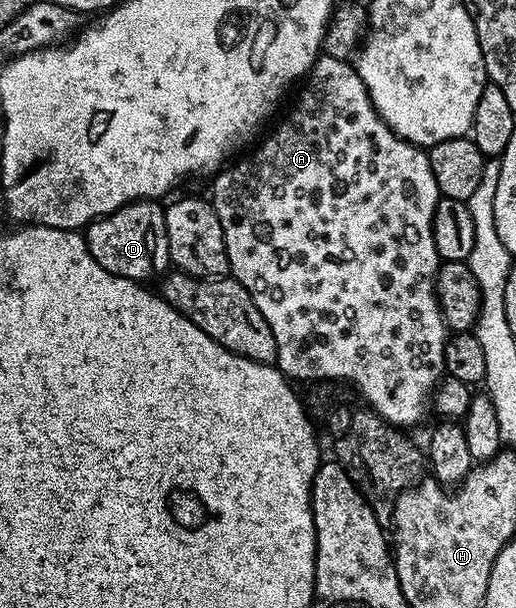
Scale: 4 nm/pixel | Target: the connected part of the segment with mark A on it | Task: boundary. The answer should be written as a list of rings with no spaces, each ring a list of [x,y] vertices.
[[[322,55],[322,56],[319,56],[319,58],[318,58],[318,60],[317,60],[317,61],[315,61],[315,62],[314,62],[314,66],[312,66],[312,68],[311,68],[311,69],[310,69],[310,72],[309,72],[309,73],[307,73],[307,74],[306,74],[306,76],[305,76],[305,78],[304,78],[304,80],[303,80],[303,81],[302,81],[302,82],[301,82],[301,85],[300,85],[300,88],[302,88],[302,94],[300,94],[300,95],[299,95],[299,97],[298,97],[298,102],[296,102],[296,103],[295,103],[295,105],[294,105],[294,110],[292,110],[292,111],[291,111],[291,113],[290,113],[290,114],[288,114],[288,115],[287,115],[287,117],[286,117],[286,118],[284,118],[284,119],[283,119],[283,121],[282,121],[282,122],[280,122],[280,123],[279,123],[279,125],[278,125],[278,126],[276,126],[276,127],[275,127],[275,129],[274,129],[274,134],[272,134],[272,135],[271,135],[271,137],[270,137],[270,138],[268,138],[268,139],[267,139],[267,141],[266,141],[266,142],[264,142],[264,143],[263,143],[263,145],[262,145],[262,146],[260,146],[260,147],[259,147],[259,149],[258,149],[258,150],[256,150],[256,151],[255,151],[255,153],[254,153],[254,154],[252,154],[252,155],[251,155],[251,157],[246,157],[246,158],[244,158],[244,159],[243,159],[243,161],[238,161],[238,162],[236,162],[236,163],[235,163],[235,165],[233,165],[233,163],[230,163],[230,164],[227,164],[227,165],[226,165],[226,166],[225,166],[225,168],[223,168],[223,169],[222,169],[222,170],[221,170],[221,172],[219,172],[219,173],[218,173],[218,174],[217,174],[217,176],[215,176],[215,177],[214,177],[214,178],[213,178],[213,181],[214,181],[214,180],[215,180],[215,181],[214,181],[214,197],[213,197],[213,196],[212,196],[212,204],[213,204],[213,206],[214,206],[214,210],[215,210],[215,211],[216,211],[216,215],[217,215],[217,216],[218,216],[218,218],[219,218],[219,219],[220,219],[220,227],[221,227],[221,228],[222,228],[222,230],[223,230],[223,231],[224,231],[224,243],[225,243],[225,244],[226,244],[226,254],[227,254],[227,255],[228,255],[228,263],[229,263],[229,264],[230,264],[230,272],[229,272],[229,276],[231,276],[231,277],[233,277],[233,278],[234,278],[234,280],[236,280],[236,281],[239,281],[239,283],[240,283],[240,284],[241,284],[241,285],[242,285],[242,286],[243,286],[243,287],[245,287],[245,288],[246,288],[246,290],[247,290],[247,291],[248,291],[248,295],[252,295],[252,303],[256,303],[256,307],[260,307],[260,315],[264,315],[264,319],[268,319],[268,327],[272,327],[272,335],[273,335],[273,336],[274,336],[274,338],[275,338],[275,339],[276,339],[276,347],[277,347],[277,348],[278,348],[278,359],[277,359],[277,362],[276,362],[276,365],[277,365],[277,368],[279,368],[279,369],[281,369],[281,370],[282,370],[282,374],[283,374],[283,375],[284,375],[284,376],[285,376],[285,377],[287,377],[287,378],[288,378],[288,379],[289,379],[289,380],[290,380],[290,381],[291,381],[291,382],[294,382],[294,383],[299,383],[299,382],[298,382],[298,381],[347,381],[347,383],[348,383],[348,384],[350,384],[350,385],[355,385],[355,387],[356,387],[356,388],[358,388],[358,393],[359,393],[359,395],[360,395],[360,396],[362,396],[362,397],[363,397],[363,399],[364,399],[364,400],[366,400],[366,401],[363,401],[363,402],[365,402],[365,404],[366,404],[366,405],[367,405],[367,406],[369,406],[369,408],[371,408],[371,409],[373,409],[373,410],[374,410],[374,412],[376,412],[376,413],[379,413],[379,414],[380,414],[380,416],[382,416],[382,418],[384,418],[384,419],[385,419],[385,421],[387,421],[387,423],[388,423],[388,424],[390,424],[390,425],[396,425],[396,426],[399,426],[399,427],[407,427],[407,426],[406,426],[406,425],[418,425],[418,424],[420,424],[420,423],[421,423],[421,421],[422,421],[422,420],[424,420],[424,419],[425,419],[425,417],[426,417],[426,409],[427,409],[427,413],[428,413],[428,406],[429,406],[429,405],[430,405],[430,404],[431,404],[431,401],[432,401],[432,394],[433,394],[433,392],[434,392],[434,388],[435,388],[435,387],[437,387],[437,385],[438,385],[438,383],[439,383],[439,381],[441,381],[441,380],[442,380],[442,378],[443,378],[443,376],[444,376],[444,374],[445,374],[445,373],[446,373],[446,342],[447,342],[447,340],[448,340],[448,330],[447,330],[447,327],[446,327],[446,320],[445,320],[445,319],[444,319],[444,318],[442,318],[442,312],[441,312],[441,311],[440,311],[440,307],[439,307],[439,306],[438,306],[438,296],[437,296],[437,295],[436,295],[436,291],[435,291],[435,290],[434,290],[434,276],[436,276],[436,275],[437,275],[437,273],[438,273],[438,266],[439,266],[439,264],[440,264],[440,258],[439,258],[439,255],[438,255],[438,252],[437,252],[437,251],[436,251],[436,243],[435,243],[435,242],[434,242],[434,236],[433,236],[433,235],[432,235],[432,219],[433,219],[433,218],[434,218],[434,212],[435,212],[435,211],[436,211],[436,207],[437,207],[437,206],[438,206],[438,198],[439,198],[439,196],[440,196],[440,194],[439,194],[439,191],[438,191],[438,188],[437,188],[437,187],[436,187],[436,175],[432,175],[432,167],[431,167],[431,166],[430,166],[430,154],[429,154],[429,152],[427,152],[427,150],[426,150],[426,149],[425,149],[425,148],[422,148],[422,147],[419,147],[419,146],[416,146],[416,145],[413,145],[413,144],[412,144],[412,143],[408,143],[408,142],[407,142],[407,141],[406,141],[406,140],[405,140],[405,139],[404,139],[404,138],[402,138],[402,137],[398,137],[398,136],[396,136],[396,134],[395,134],[395,133],[394,133],[394,132],[392,132],[392,131],[391,131],[391,129],[389,129],[389,127],[387,127],[387,125],[386,125],[386,124],[385,124],[385,123],[384,123],[384,119],[380,119],[380,115],[379,115],[379,114],[378,114],[378,112],[377,112],[377,111],[376,111],[376,107],[375,107],[375,106],[374,106],[374,104],[373,104],[373,103],[372,103],[372,99],[371,99],[371,98],[370,98],[370,96],[369,96],[369,95],[368,95],[368,91],[367,91],[367,90],[366,90],[366,88],[365,88],[365,87],[364,87],[364,83],[363,83],[363,82],[362,82],[362,80],[361,80],[361,79],[360,79],[360,75],[359,75],[359,74],[358,74],[358,71],[357,71],[357,68],[355,68],[355,66],[354,66],[354,65],[353,65],[353,64],[351,64],[351,62],[350,62],[350,61],[341,61],[341,60],[340,60],[340,59],[332,59],[332,58],[331,58],[331,57],[328,57],[328,56],[325,56],[325,55]]]

